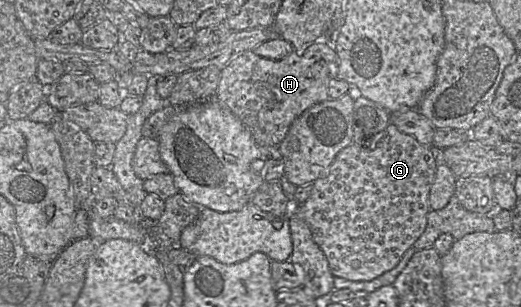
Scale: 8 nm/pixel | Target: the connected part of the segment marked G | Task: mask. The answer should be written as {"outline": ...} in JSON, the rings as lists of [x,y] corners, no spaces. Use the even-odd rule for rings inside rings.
{"outline":[[[390,122],[373,150],[351,143],[334,158],[325,177],[312,183],[310,197],[299,211],[313,240],[324,253],[334,277],[351,281],[371,281],[393,269],[404,253],[424,232],[428,197],[437,168],[434,148],[419,143],[413,136],[400,132]]]}

